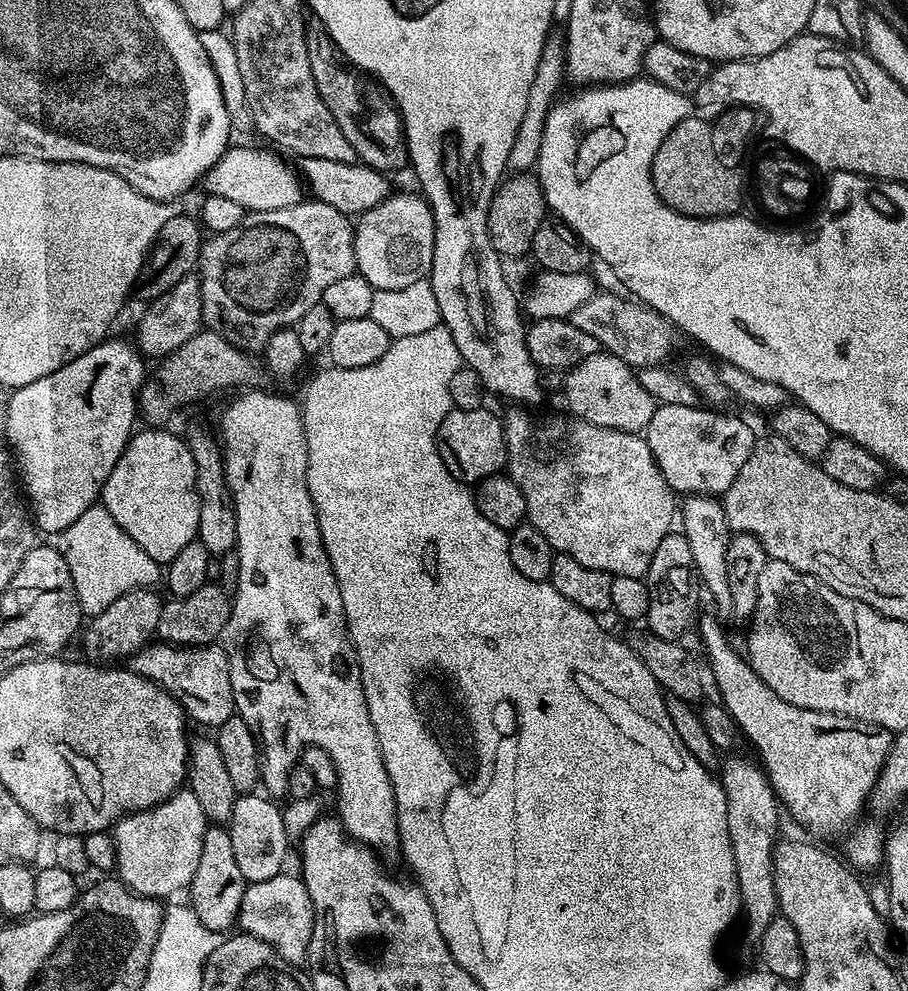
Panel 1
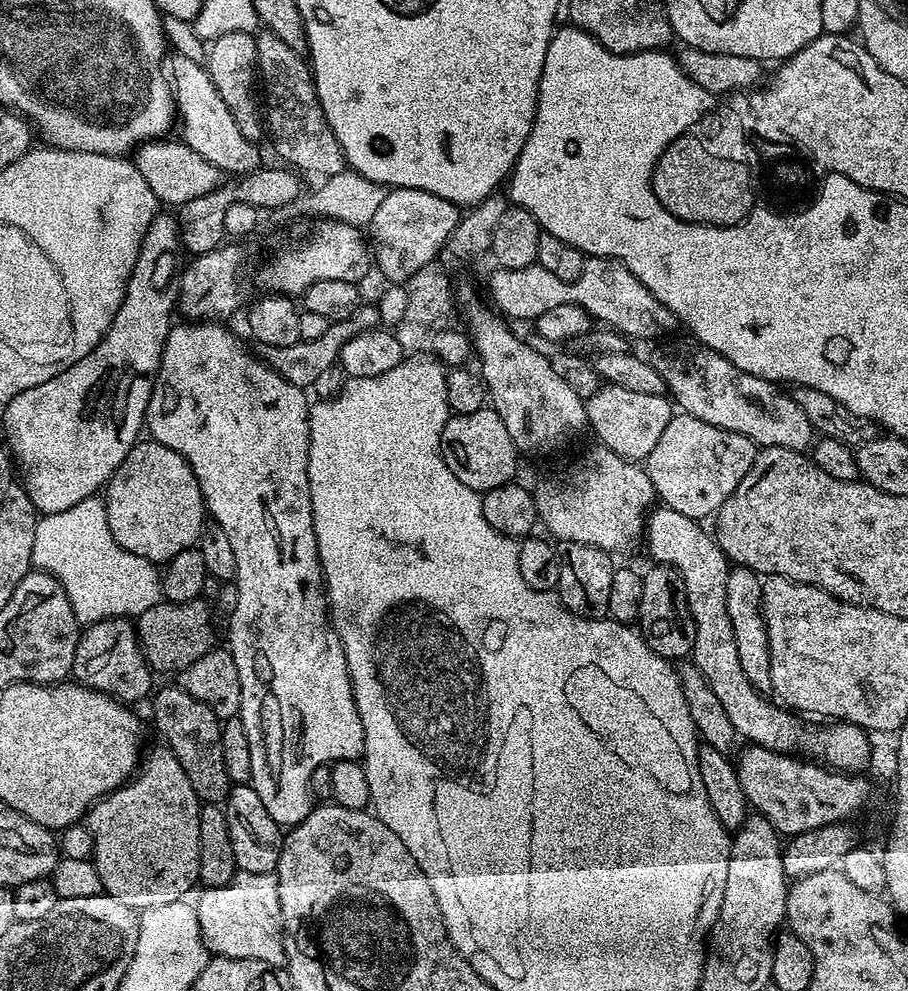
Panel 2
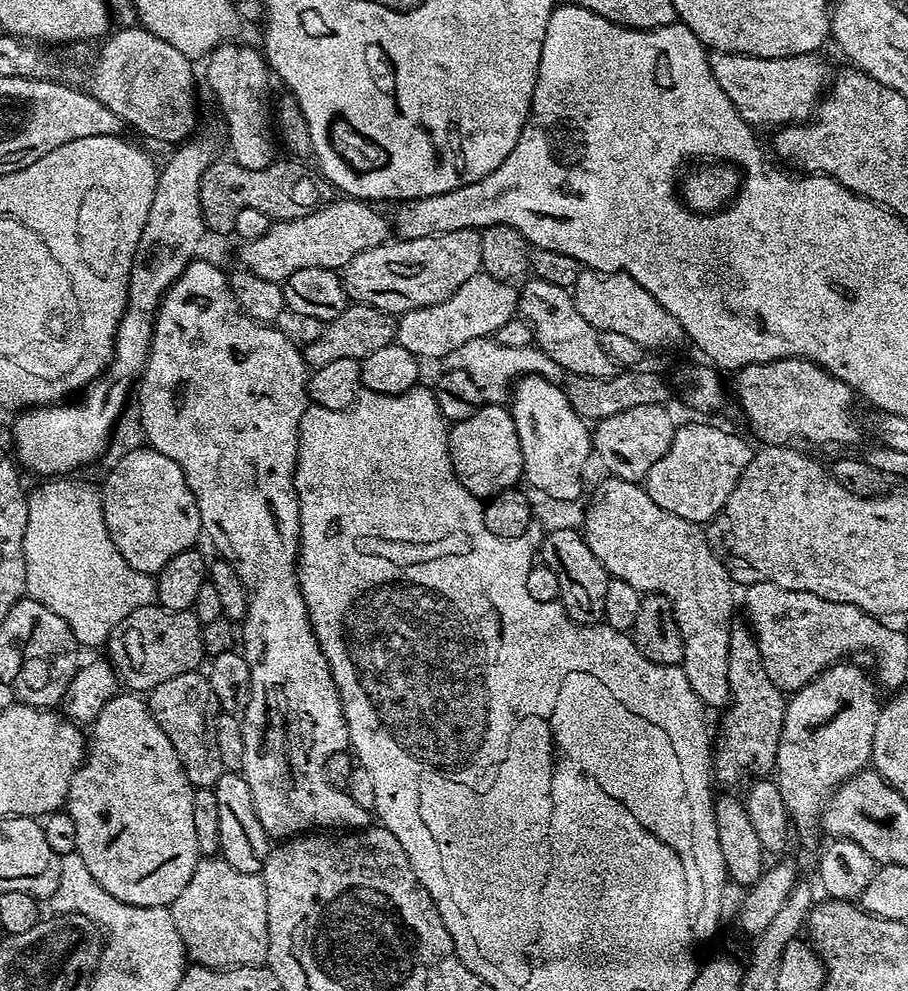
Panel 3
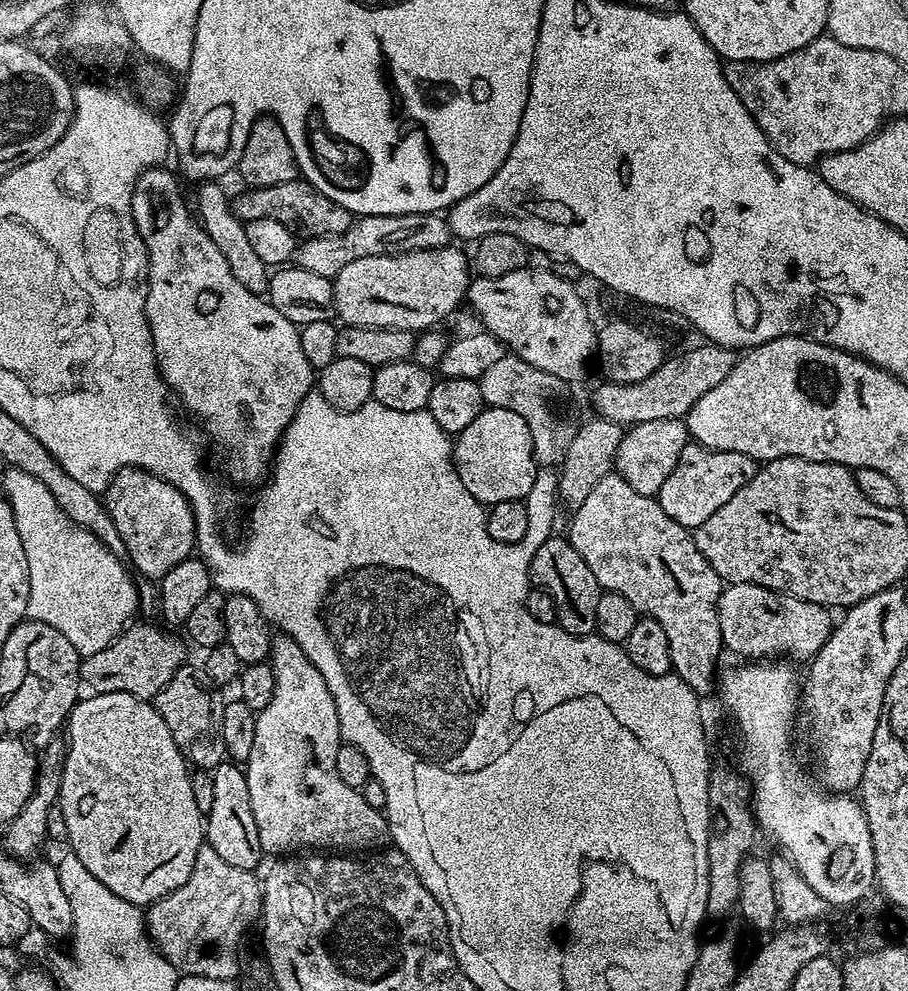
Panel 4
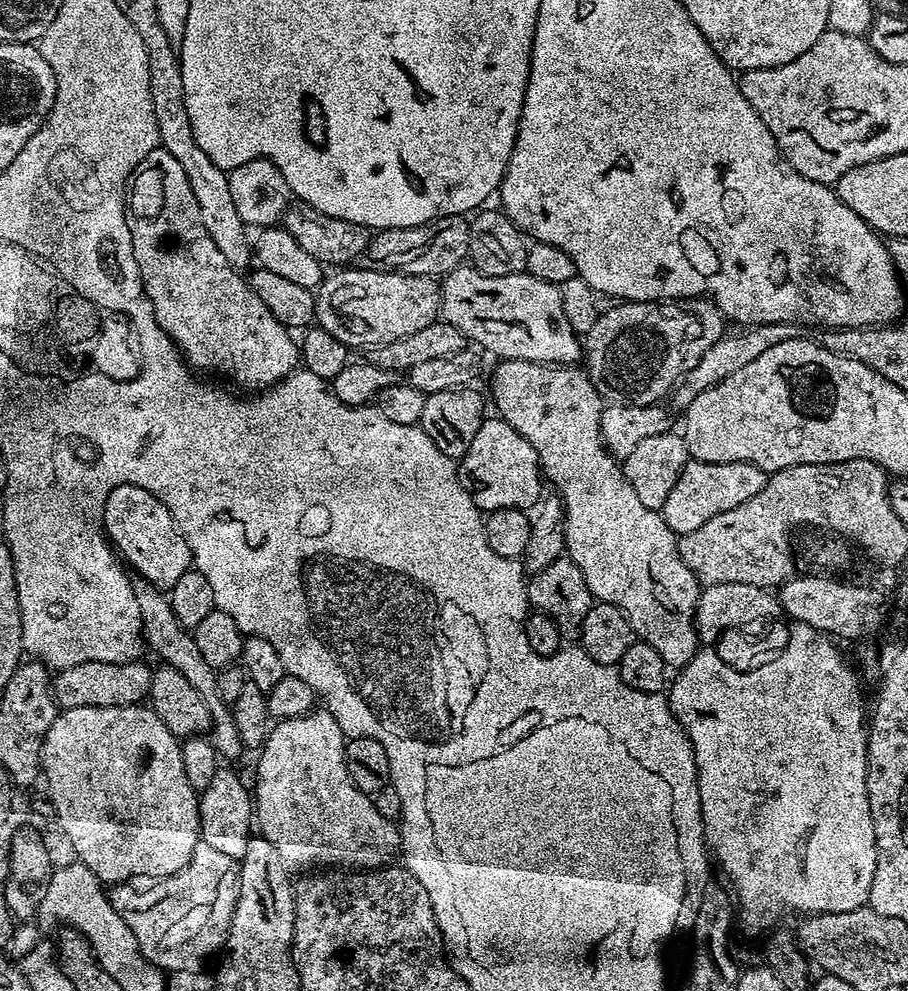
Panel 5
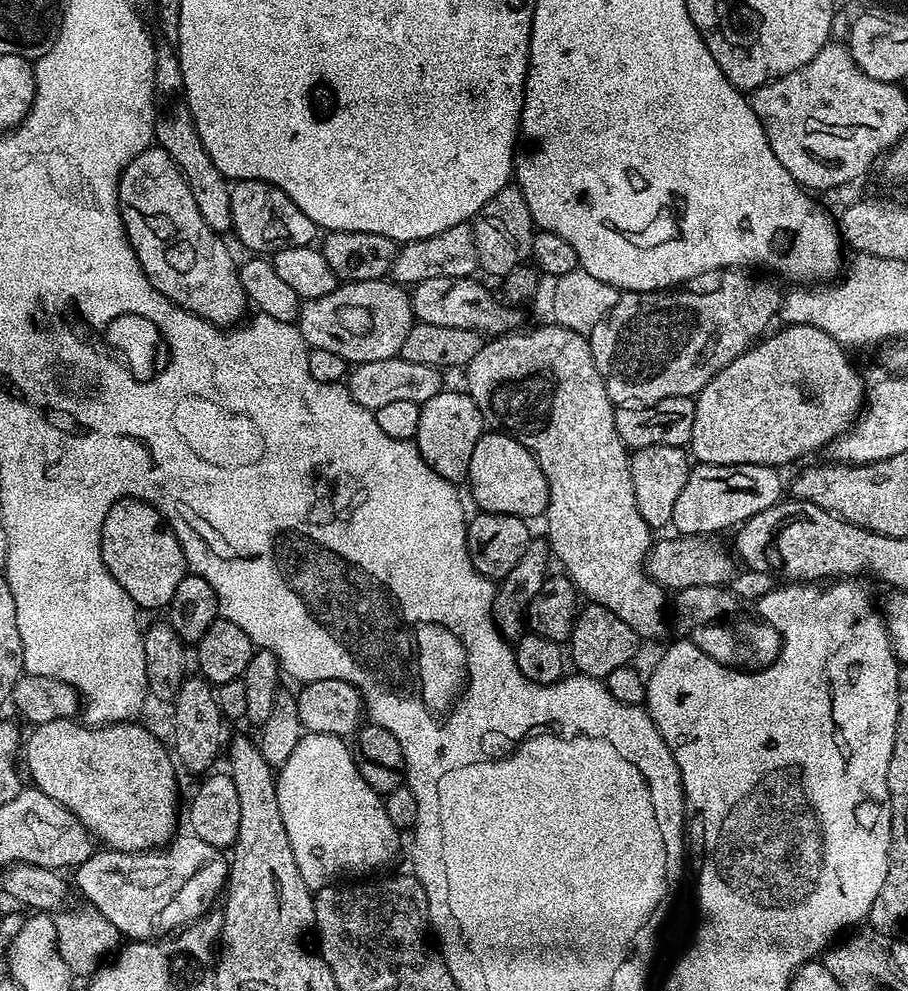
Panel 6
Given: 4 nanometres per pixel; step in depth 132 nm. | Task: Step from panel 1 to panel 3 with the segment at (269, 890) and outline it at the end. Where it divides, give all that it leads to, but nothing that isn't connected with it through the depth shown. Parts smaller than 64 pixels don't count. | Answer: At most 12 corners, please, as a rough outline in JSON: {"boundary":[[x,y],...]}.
{"boundary":[[201,859],[170,911],[199,967],[267,961],[259,875]]}

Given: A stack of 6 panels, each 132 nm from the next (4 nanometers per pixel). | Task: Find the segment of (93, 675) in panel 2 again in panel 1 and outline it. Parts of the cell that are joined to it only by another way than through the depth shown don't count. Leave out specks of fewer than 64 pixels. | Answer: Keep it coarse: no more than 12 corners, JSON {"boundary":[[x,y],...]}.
{"boundary":[[122,594],[87,621],[83,655],[127,661],[156,636],[162,599]]}

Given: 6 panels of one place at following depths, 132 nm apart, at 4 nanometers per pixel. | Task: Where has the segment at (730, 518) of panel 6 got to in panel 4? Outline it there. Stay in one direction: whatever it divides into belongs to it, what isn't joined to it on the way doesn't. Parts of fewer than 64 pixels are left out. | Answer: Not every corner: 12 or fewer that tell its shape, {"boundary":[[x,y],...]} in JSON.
{"boundary":[[690,442],[662,482],[662,510],[694,530],[758,464]]}

